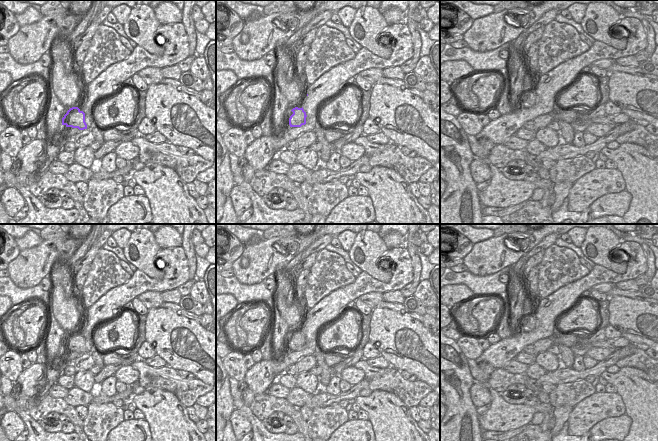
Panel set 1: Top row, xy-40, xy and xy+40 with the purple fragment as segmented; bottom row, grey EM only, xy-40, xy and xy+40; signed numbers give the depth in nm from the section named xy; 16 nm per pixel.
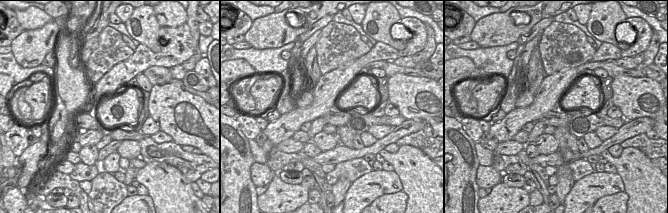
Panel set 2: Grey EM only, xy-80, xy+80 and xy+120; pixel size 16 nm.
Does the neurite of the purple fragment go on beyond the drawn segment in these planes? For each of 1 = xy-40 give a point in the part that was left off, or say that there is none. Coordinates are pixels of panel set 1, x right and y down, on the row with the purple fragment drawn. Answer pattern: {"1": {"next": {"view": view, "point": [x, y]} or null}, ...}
{"1": {"next": null}}

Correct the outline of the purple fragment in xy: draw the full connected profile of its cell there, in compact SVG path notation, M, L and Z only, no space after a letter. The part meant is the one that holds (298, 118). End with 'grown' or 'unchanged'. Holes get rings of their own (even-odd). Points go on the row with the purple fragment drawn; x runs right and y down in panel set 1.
M304 92L301 96L299 102L296 104L296 107L291 111L293 114L289 118L290 127L301 127L306 124L306 112L303 109L303 106L307 100L307 93Z; grown

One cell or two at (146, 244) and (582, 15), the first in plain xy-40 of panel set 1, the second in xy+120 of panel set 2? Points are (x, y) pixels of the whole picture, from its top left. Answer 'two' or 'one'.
two

